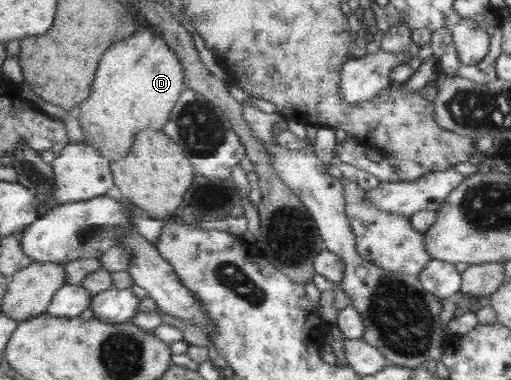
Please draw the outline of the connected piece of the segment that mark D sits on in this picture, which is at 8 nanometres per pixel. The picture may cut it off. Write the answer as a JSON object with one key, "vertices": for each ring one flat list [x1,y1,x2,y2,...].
{"vertices":[[151,29,137,31,125,42,115,44,107,54,103,56,103,62,99,64,99,74,95,80,95,90,92,90,91,98,81,106,78,121,84,135,84,142,98,147,103,155,110,161,119,161,130,153,134,146,137,134,146,129,162,130,171,120,175,106,182,97,186,86,186,69,178,54,171,50,162,35,155,35]]}

